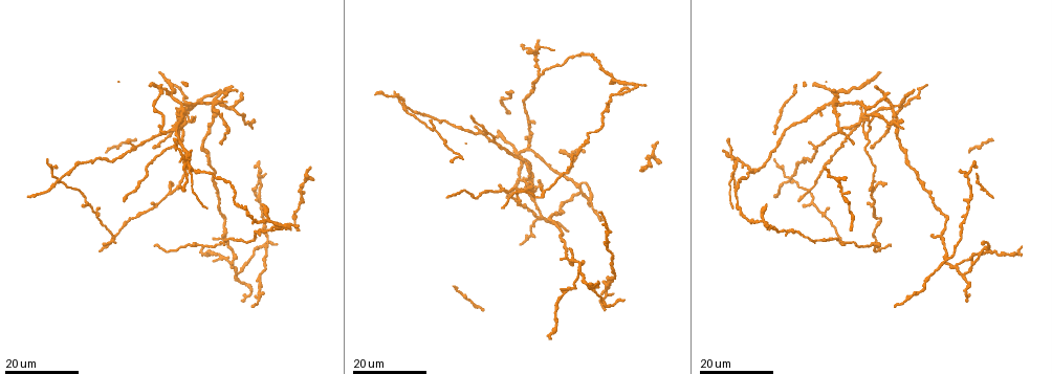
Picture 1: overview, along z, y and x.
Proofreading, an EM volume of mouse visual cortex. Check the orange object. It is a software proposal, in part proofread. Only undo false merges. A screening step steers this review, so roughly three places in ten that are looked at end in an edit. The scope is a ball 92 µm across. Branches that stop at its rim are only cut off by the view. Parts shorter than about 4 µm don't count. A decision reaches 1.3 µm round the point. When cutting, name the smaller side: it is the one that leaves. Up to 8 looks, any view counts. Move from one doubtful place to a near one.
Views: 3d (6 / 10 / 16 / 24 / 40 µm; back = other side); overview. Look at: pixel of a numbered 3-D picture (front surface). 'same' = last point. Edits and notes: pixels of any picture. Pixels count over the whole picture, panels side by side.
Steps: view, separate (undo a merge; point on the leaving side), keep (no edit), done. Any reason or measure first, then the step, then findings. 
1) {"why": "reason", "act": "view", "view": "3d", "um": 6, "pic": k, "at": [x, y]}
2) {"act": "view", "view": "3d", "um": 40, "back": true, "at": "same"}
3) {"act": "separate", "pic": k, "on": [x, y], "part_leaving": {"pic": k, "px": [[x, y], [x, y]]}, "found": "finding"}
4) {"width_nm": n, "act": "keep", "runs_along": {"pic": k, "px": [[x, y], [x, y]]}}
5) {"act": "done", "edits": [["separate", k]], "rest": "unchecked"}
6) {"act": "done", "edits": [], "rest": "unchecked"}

{"act": "view", "view": "3d", "um": 16, "pic": 1, "at": [898, 106]}

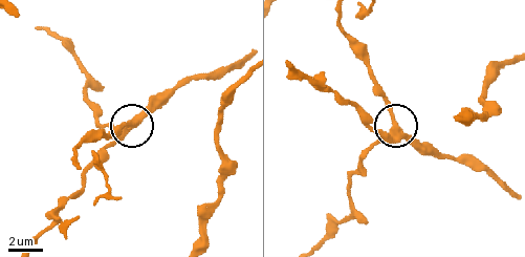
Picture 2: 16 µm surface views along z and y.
{"act": "view", "view": "3d", "um": 6, "pic": 2, "at": [396, 127]}

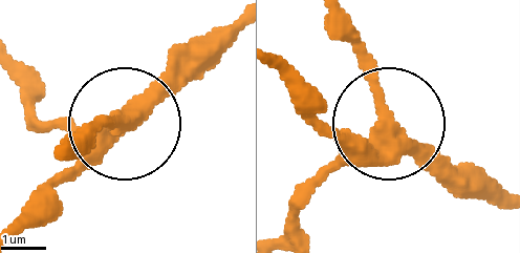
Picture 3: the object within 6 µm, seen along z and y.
{"act": "view", "view": "3d", "um": 6, "back": true, "pic": 3, "at": [382, 124]}

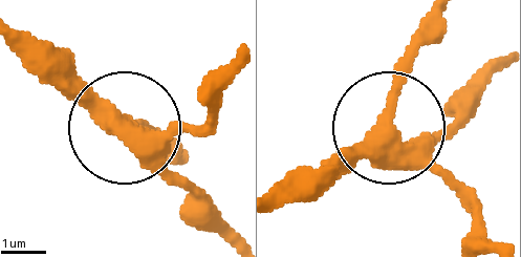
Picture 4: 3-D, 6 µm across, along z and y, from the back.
{"act": "keep", "found": "continuous, no second neuron"}

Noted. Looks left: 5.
{"why": "four or more arms meet", "act": "view", "view": "3d", "um": 24, "pic": 1, "at": [230, 107]}

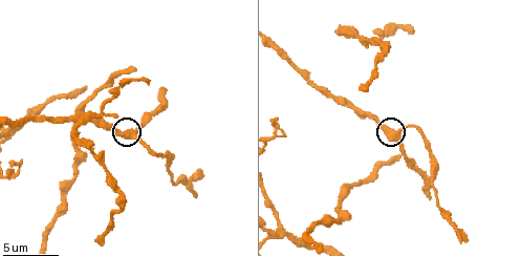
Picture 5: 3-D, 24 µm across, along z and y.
{"why": "closer look", "act": "view", "view": "3d", "um": 6, "pic": 5, "at": [134, 137]}

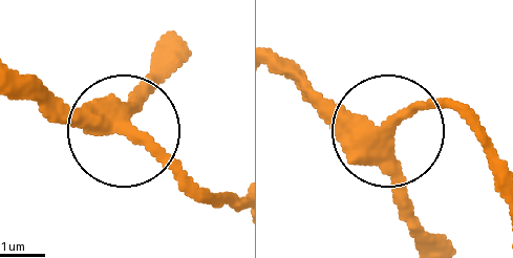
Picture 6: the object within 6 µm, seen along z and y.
{"arms": 4, "act": "keep", "found": "all the same neuron"}

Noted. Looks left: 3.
{"why": "four or more arms meet", "act": "view", "view": "3d", "um": 24, "pic": 1, "at": [737, 162]}

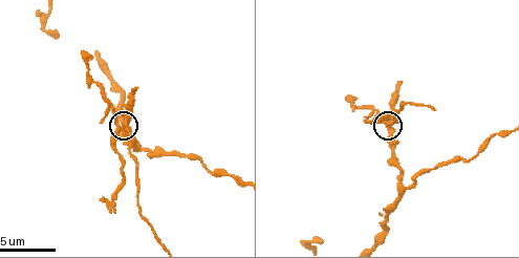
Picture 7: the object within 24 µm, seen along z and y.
{"why": "closer look", "act": "view", "view": "3d", "um": 6, "pic": 7, "at": [118, 127]}

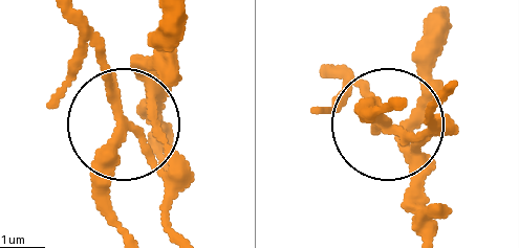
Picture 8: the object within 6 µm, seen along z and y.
{"arms": 4, "act": "separate", "pic": 8, "on": [108, 207], "part_leaving": {"pic": 8, "px": [[145, 151], [73, 19]]}, "found": "two neurons meet here"}

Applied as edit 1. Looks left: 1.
{"act": "done", "edits": [["separate", 8]], "rest": "unchecked"}

